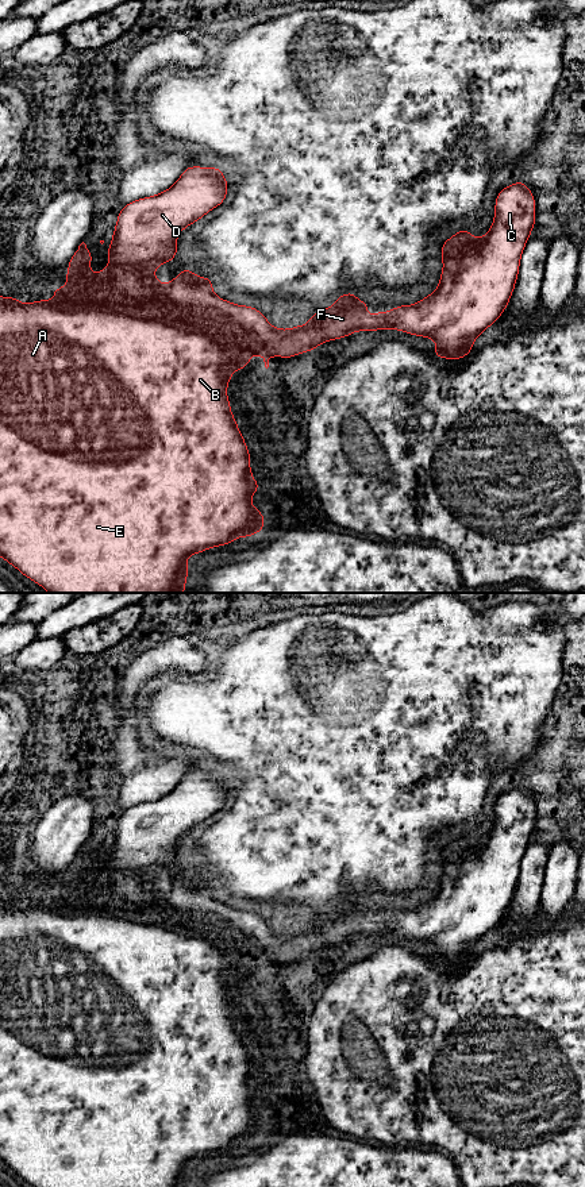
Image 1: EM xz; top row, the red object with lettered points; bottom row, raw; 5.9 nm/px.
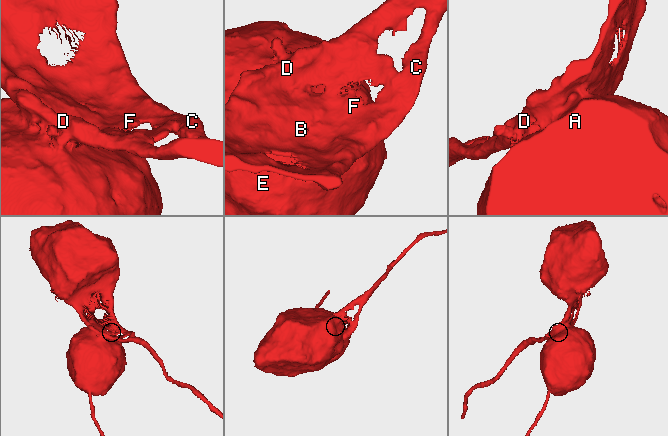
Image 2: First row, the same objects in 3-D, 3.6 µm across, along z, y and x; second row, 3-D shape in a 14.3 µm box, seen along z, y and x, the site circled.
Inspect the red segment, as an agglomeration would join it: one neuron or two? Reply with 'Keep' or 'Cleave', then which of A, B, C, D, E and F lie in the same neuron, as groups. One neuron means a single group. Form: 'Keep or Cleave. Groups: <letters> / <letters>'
Cleave. Groups: A B E / C D F

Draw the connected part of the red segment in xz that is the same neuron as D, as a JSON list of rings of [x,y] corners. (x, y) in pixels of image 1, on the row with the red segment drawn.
[[[188,166],[172,188],[124,204],[107,259],[122,266],[170,262],[178,257],[178,234],[222,205],[227,189],[222,167]]]

